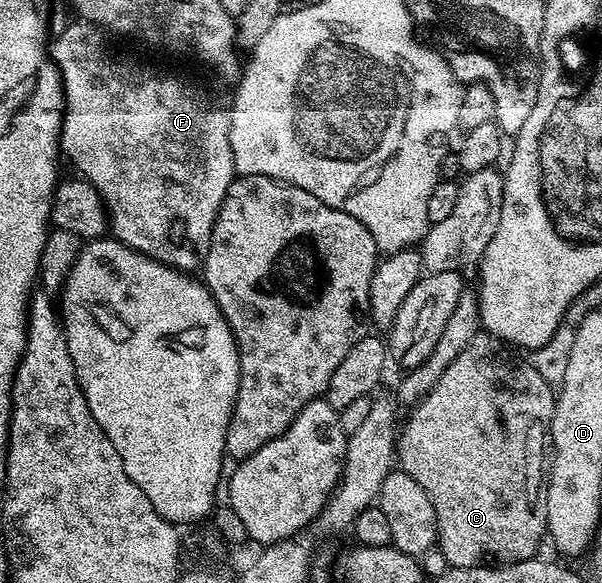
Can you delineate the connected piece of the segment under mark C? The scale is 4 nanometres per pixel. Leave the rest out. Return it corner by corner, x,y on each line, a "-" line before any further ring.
480,333
465,345
465,349
453,360
453,365
441,373
437,385
429,389
427,396
410,408
411,416
406,416
401,430
397,435
397,463
398,466
425,493
429,493
429,501
433,501
433,509
437,513
437,551
443,554
447,567
486,567
488,565
502,565
504,563
520,563
526,559
534,559
540,554
539,546
545,543
547,535
547,488
545,486
545,448
549,443
549,428
551,418
555,412
556,392
545,383
543,377
534,365
526,358
518,359
516,352
496,335

